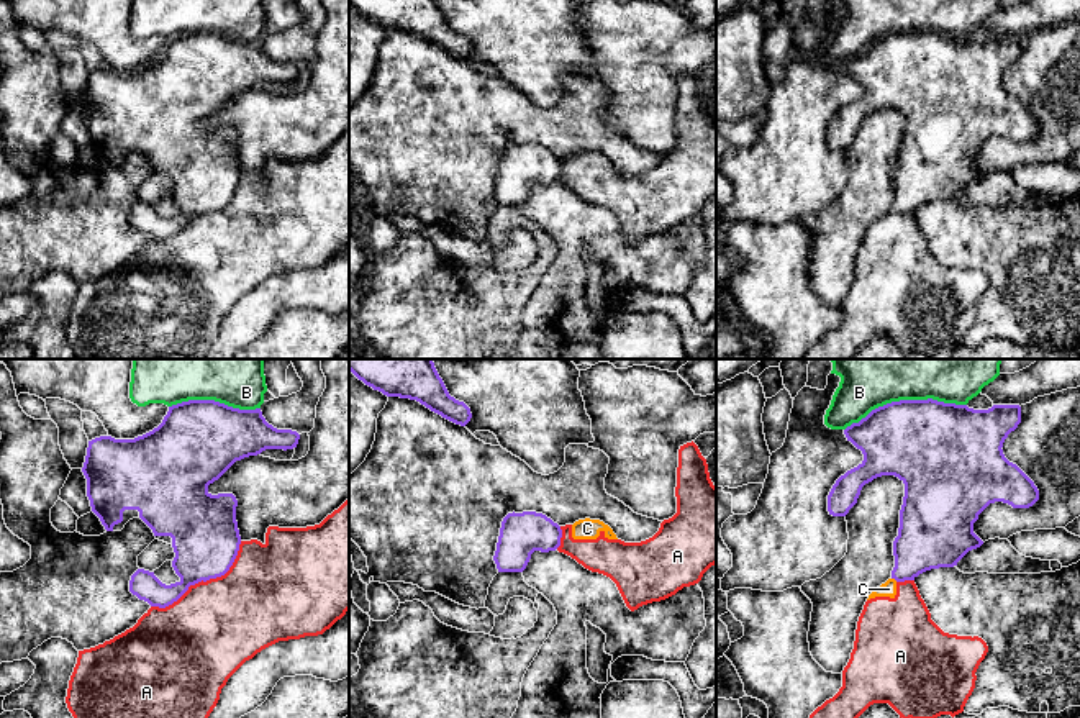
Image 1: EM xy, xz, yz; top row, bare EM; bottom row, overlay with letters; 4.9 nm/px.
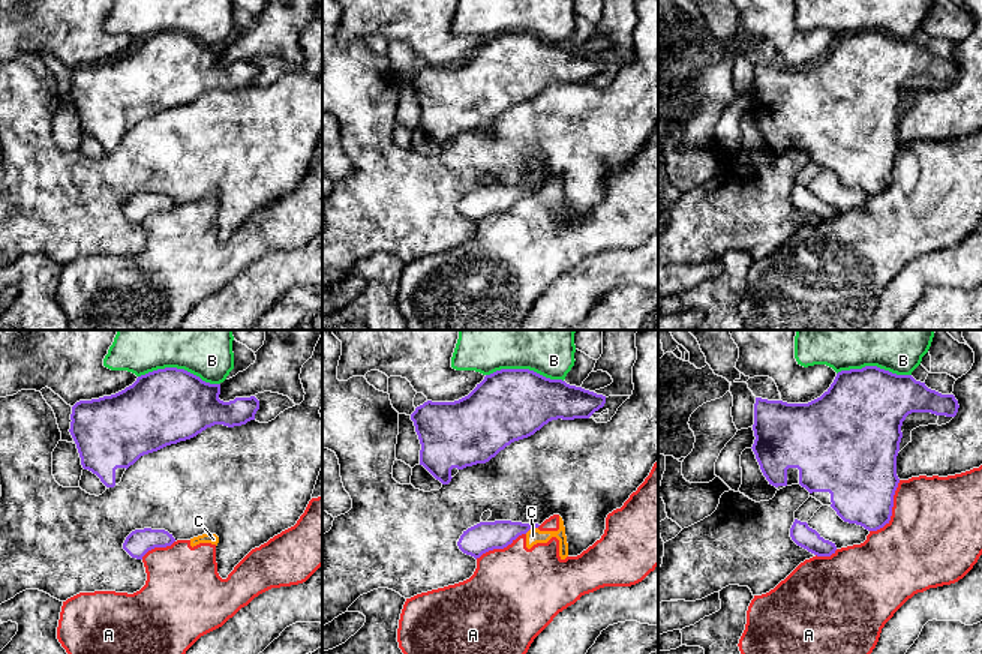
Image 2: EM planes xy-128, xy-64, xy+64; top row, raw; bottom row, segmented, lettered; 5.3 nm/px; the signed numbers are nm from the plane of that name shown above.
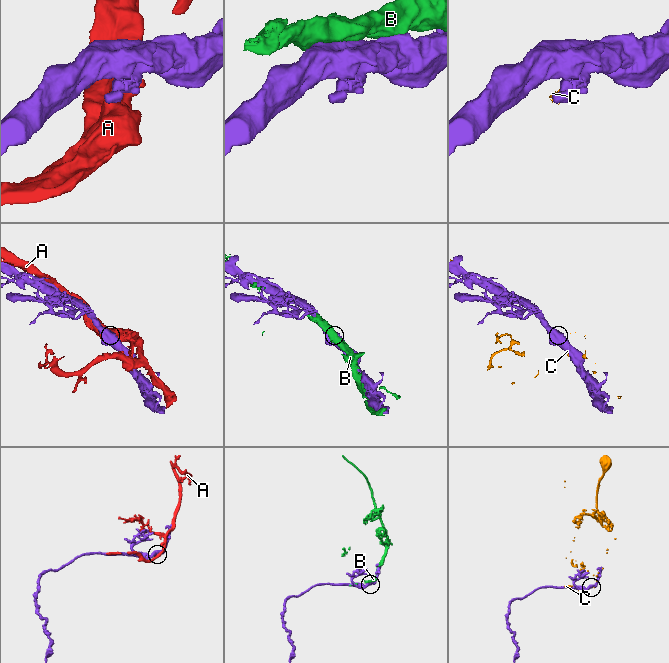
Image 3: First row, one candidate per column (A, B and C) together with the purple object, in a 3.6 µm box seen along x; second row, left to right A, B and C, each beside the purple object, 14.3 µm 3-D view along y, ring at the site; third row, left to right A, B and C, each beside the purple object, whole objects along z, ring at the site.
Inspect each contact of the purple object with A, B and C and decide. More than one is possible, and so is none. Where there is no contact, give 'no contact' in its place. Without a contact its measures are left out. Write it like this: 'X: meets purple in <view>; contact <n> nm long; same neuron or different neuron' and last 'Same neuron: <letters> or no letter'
A: meets purple in xy; contact 550 nm long; different neuron
B: meets purple in yz; contact 600 nm long; different neuron
C: meets purple in yz; contact 40 nm long; different neuron
Same neuron: no letter

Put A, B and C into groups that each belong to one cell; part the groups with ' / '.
A C / B

